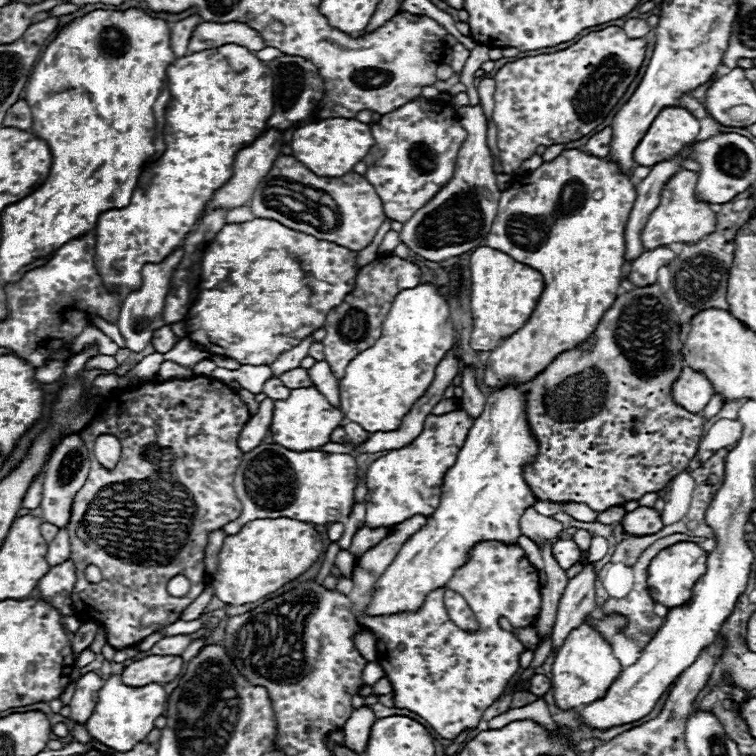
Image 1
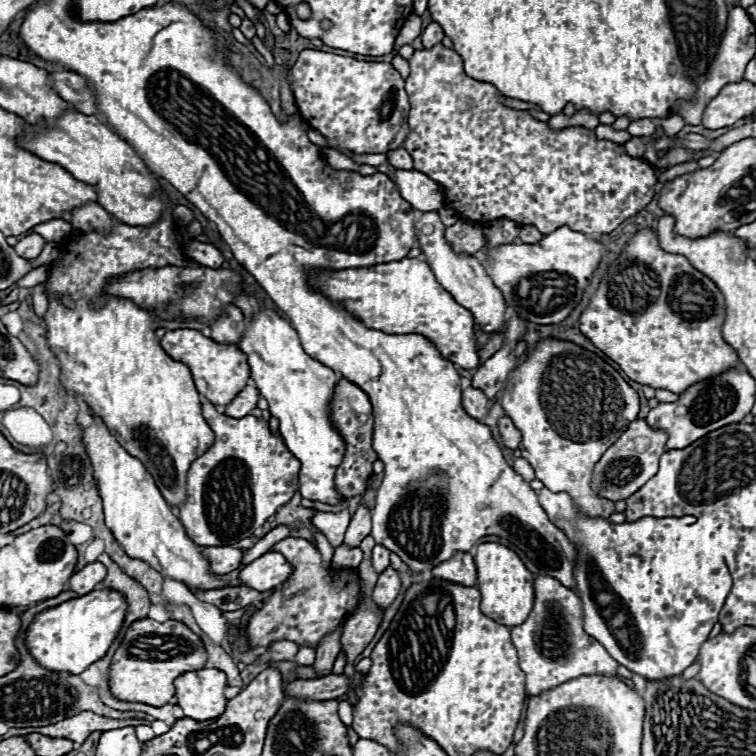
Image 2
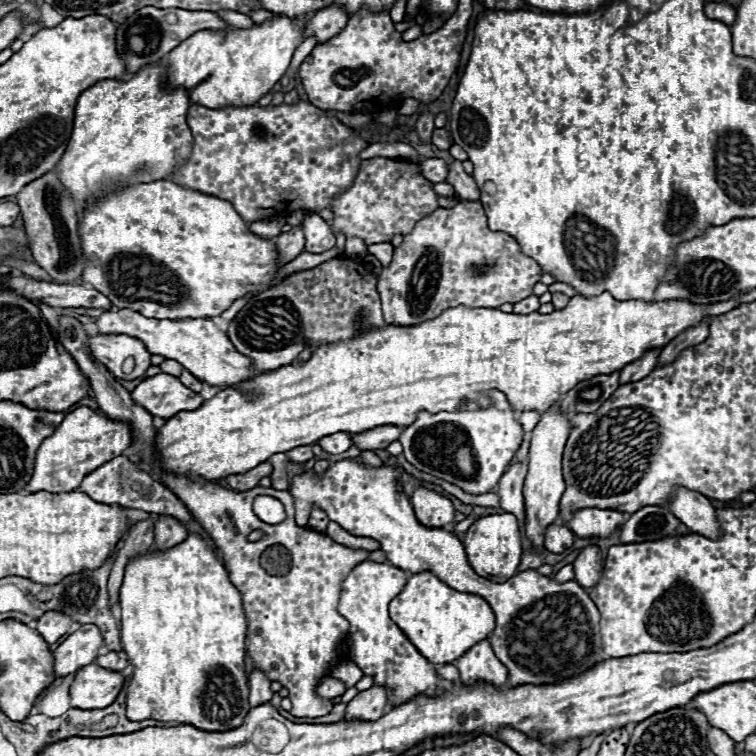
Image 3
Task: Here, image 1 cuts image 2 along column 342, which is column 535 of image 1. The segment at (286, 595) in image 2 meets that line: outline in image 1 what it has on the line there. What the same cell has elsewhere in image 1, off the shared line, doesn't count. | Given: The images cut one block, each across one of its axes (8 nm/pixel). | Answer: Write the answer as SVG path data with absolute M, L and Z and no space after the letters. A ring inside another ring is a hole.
M420 514L408 518L392 528L388 536L362 554L352 572L354 588L350 600L354 604L354 614L358 620L368 626L376 636L378 662L386 678L392 682L396 708L406 708L422 716L442 738L454 740L466 728L474 730L482 720L482 712L498 700L508 680L520 670L520 654L524 652L522 642L500 626L500 618L506 618L512 628L530 626L540 614L540 580L538 570L528 562L524 550L517 544L508 545L502 542L482 542L470 552L468 564L464 564L446 588L432 590L424 606L410 614L394 616L364 616L364 610L370 602L370 592L374 582L382 572L392 564L402 544L426 524L426 517ZM444 592L458 592L474 612L478 620L476 632L466 632L458 628L446 612Z

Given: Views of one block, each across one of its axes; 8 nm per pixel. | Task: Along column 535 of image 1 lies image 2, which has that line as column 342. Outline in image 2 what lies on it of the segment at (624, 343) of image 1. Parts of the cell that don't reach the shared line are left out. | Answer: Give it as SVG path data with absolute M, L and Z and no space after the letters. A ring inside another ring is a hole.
M340 380L334 396L332 396L332 422L338 428L338 432L342 434L344 442L346 442L346 452L344 452L344 460L336 470L336 488L342 496L350 498L350 496L360 496L364 492L368 474L372 474L372 464L378 460L376 452L372 450L372 424L374 424L374 416L372 416L372 406L368 396L364 394L364 390L360 390L356 384L348 382L348 380Z

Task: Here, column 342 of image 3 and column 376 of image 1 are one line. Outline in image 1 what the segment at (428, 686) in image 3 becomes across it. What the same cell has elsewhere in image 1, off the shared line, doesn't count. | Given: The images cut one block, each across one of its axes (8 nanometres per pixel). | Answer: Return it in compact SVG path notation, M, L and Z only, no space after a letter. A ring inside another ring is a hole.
M508 386L504 390L496 390L486 398L486 406L476 418L474 426L468 432L468 438L464 446L458 452L458 458L454 466L448 470L444 476L442 484L442 494L440 494L440 506L426 518L426 524L412 536L400 552L396 554L394 562L384 570L384 574L376 580L372 600L368 604L368 614L370 616L388 616L388 614L398 614L398 612L416 612L422 608L426 596L436 590L446 586L446 582L454 576L454 572L466 564L468 552L478 544L478 542L504 542L504 544L516 544L520 532L520 518L526 508L534 506L538 500L528 484L522 478L522 466L534 462L538 452L538 442L530 434L528 422L526 422L526 412L524 412L524 392L520 392L514 386Z

